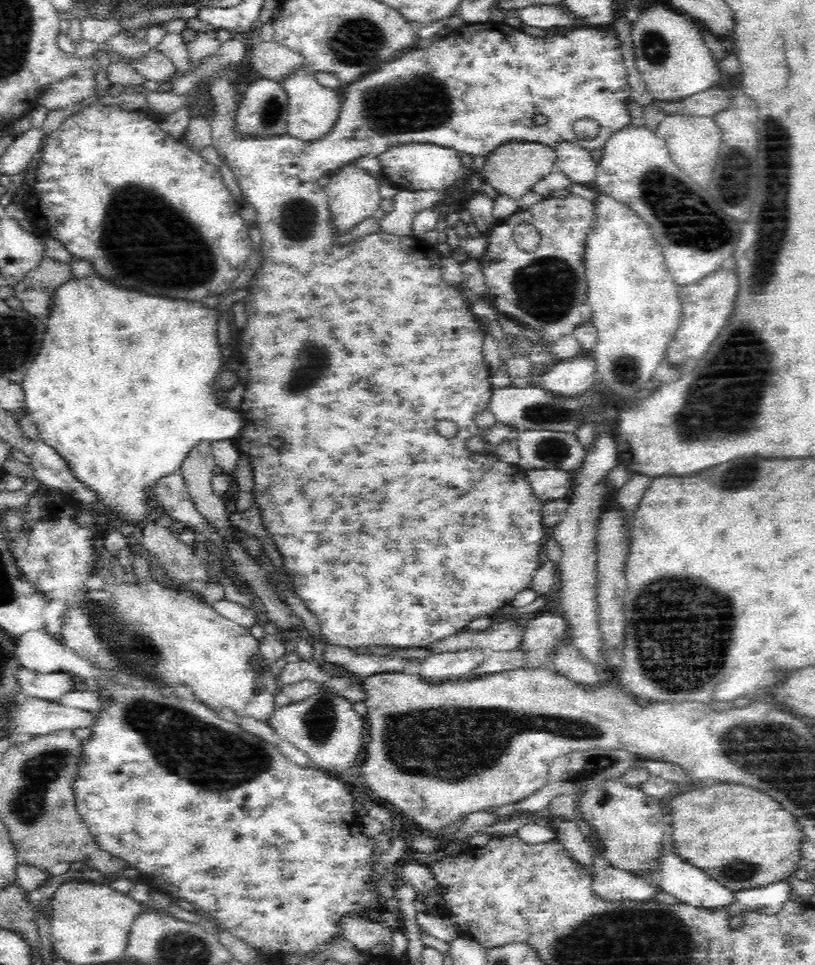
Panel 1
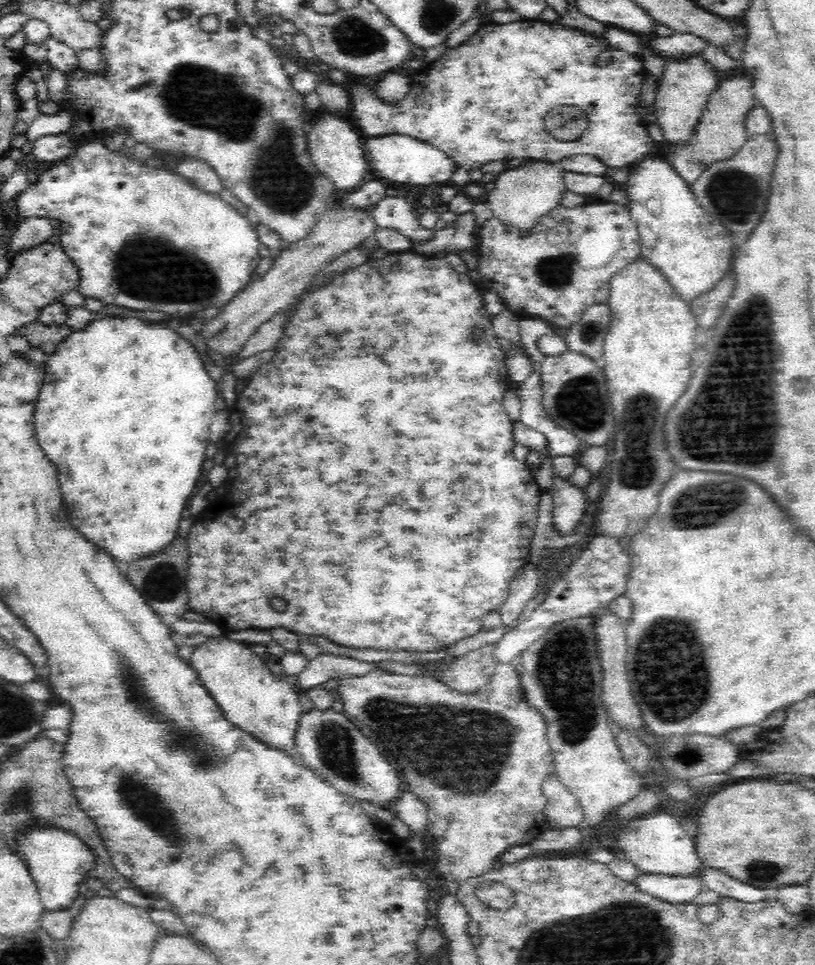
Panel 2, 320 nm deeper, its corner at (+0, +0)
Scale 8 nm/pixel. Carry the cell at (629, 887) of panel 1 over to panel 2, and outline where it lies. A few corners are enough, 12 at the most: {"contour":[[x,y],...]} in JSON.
{"contour":[[644,873],[638,890],[671,904],[694,902],[704,881]]}

